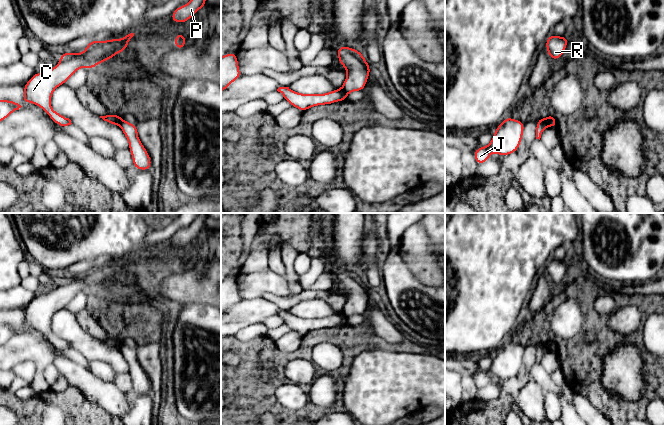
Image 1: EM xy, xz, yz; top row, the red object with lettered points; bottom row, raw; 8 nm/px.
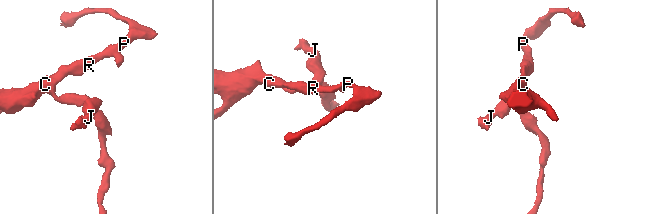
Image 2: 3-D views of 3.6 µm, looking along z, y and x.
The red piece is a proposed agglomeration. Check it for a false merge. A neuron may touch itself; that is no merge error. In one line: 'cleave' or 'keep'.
cleave

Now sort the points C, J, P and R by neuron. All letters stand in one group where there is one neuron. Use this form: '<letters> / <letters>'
C P R / J

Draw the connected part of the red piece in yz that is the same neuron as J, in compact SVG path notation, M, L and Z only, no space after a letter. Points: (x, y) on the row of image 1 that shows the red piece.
M506 117L495 129L491 142L485 147L473 151L477 165L483 164L490 158L492 152L499 156L507 156L516 152L522 141L525 123Z

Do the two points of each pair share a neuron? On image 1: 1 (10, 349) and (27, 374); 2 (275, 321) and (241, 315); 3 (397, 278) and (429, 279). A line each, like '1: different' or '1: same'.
1: different
2: different
3: different

